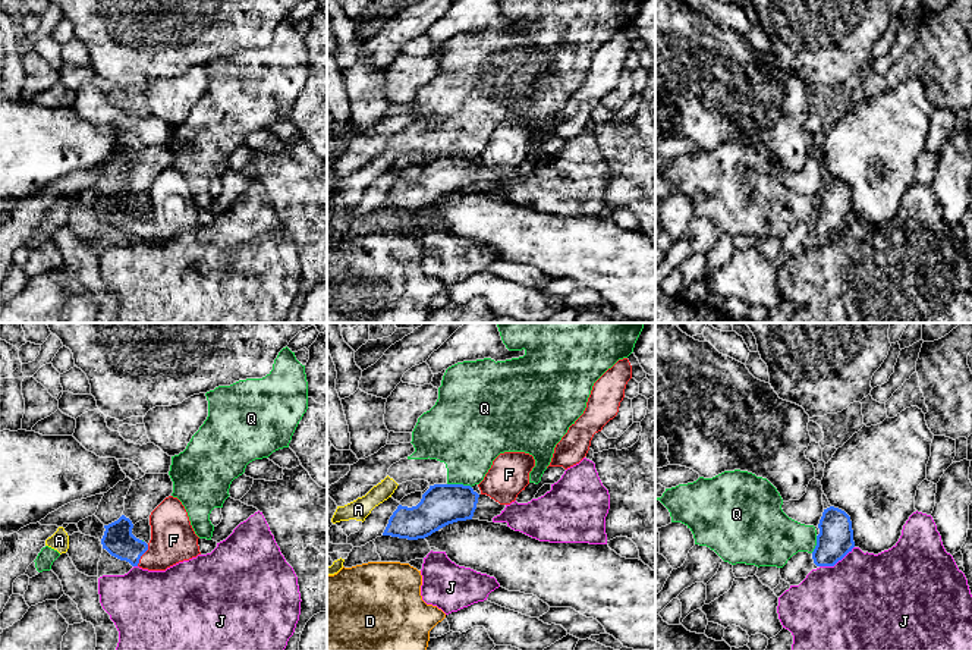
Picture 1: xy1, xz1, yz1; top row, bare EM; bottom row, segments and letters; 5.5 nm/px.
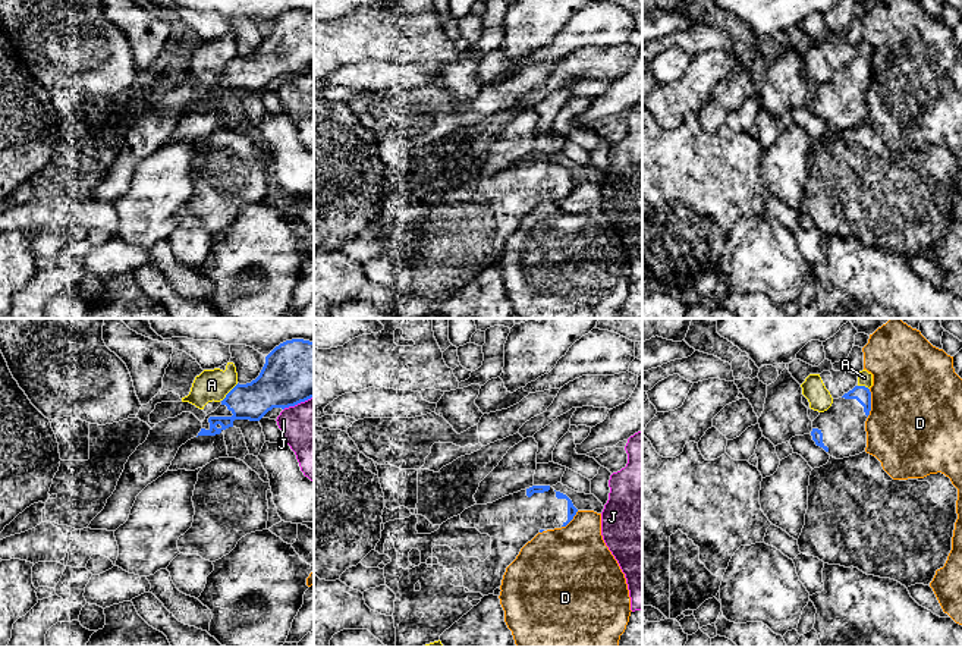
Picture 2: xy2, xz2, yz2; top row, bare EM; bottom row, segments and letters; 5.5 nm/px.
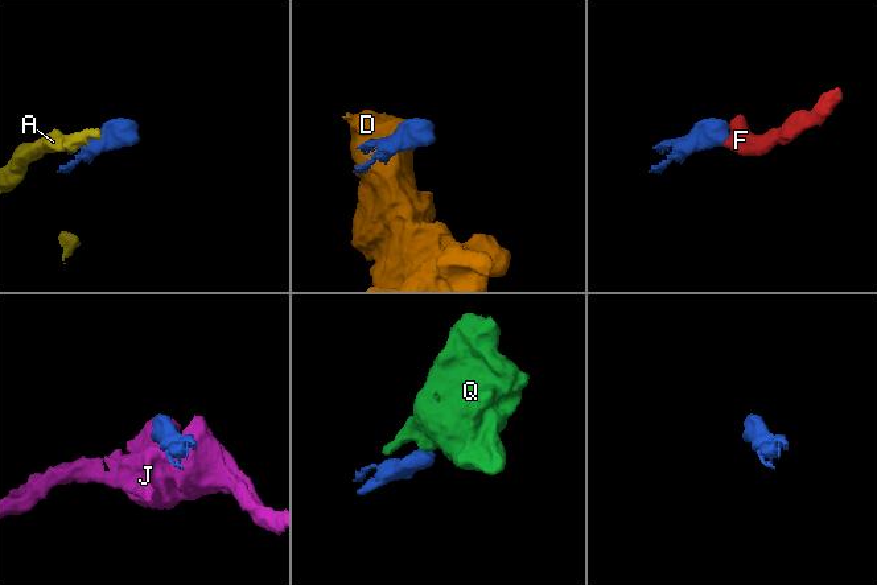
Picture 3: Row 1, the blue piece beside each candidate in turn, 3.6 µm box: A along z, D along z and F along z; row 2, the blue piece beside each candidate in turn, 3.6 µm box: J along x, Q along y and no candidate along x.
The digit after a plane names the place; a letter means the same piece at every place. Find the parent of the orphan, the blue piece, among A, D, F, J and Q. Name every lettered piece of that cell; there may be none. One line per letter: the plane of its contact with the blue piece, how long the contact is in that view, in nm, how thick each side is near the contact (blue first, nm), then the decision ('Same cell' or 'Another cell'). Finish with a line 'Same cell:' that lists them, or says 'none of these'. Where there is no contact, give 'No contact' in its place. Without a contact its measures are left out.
A: Touches blue in xy2. Shared border 140 nm. Thickness 220 nm (blue) against 180 nm. Another cell
D: Touches blue in yz2. Shared border 150 nm. Thickness 90 nm (blue) against 500 nm. Another cell
F: Touches blue in xy1. Shared border 140 nm. Thickness 170 nm (blue) against 240 nm. Same cell
J: Touches blue in yz1. Shared border 220 nm. Thickness 190 nm (blue) against 480 nm. Another cell
Q: Touches blue in xz1. Shared border 140 nm. Thickness 220 nm (blue) against 360 nm. Another cell
Same cell: F

